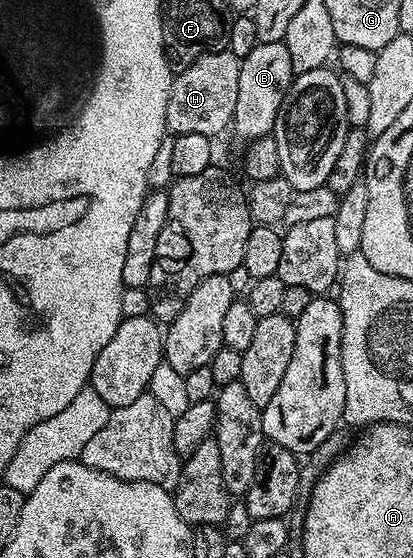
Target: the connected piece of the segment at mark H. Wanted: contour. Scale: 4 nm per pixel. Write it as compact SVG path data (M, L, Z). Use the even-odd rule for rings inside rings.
M230 48L211 50L174 75L167 105L167 128L172 135L197 132L214 139L215 134L234 123L240 61Z

